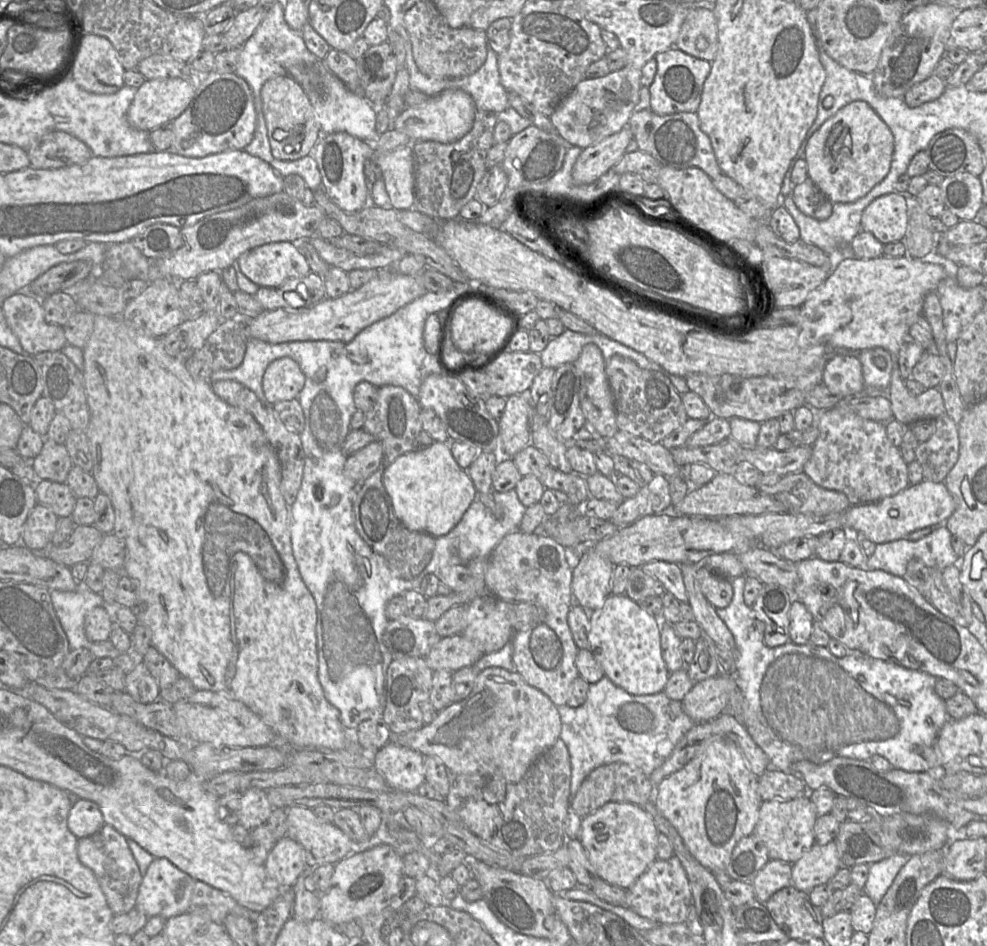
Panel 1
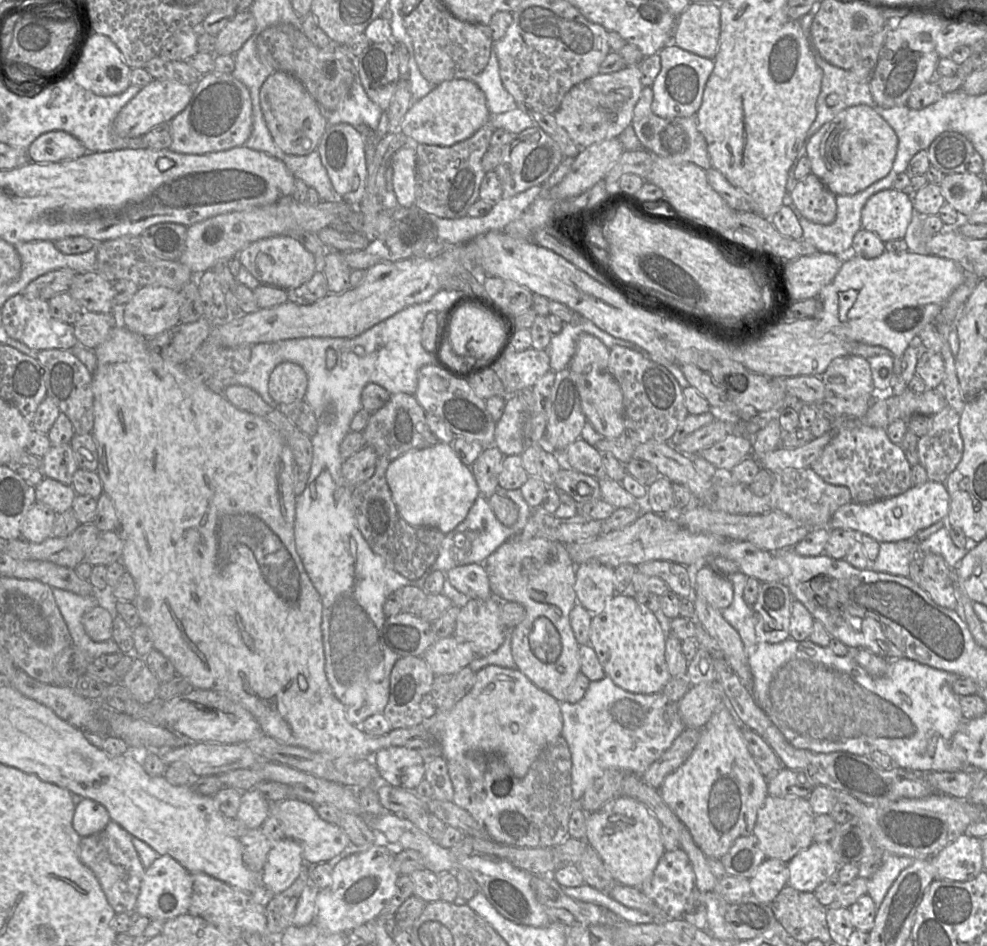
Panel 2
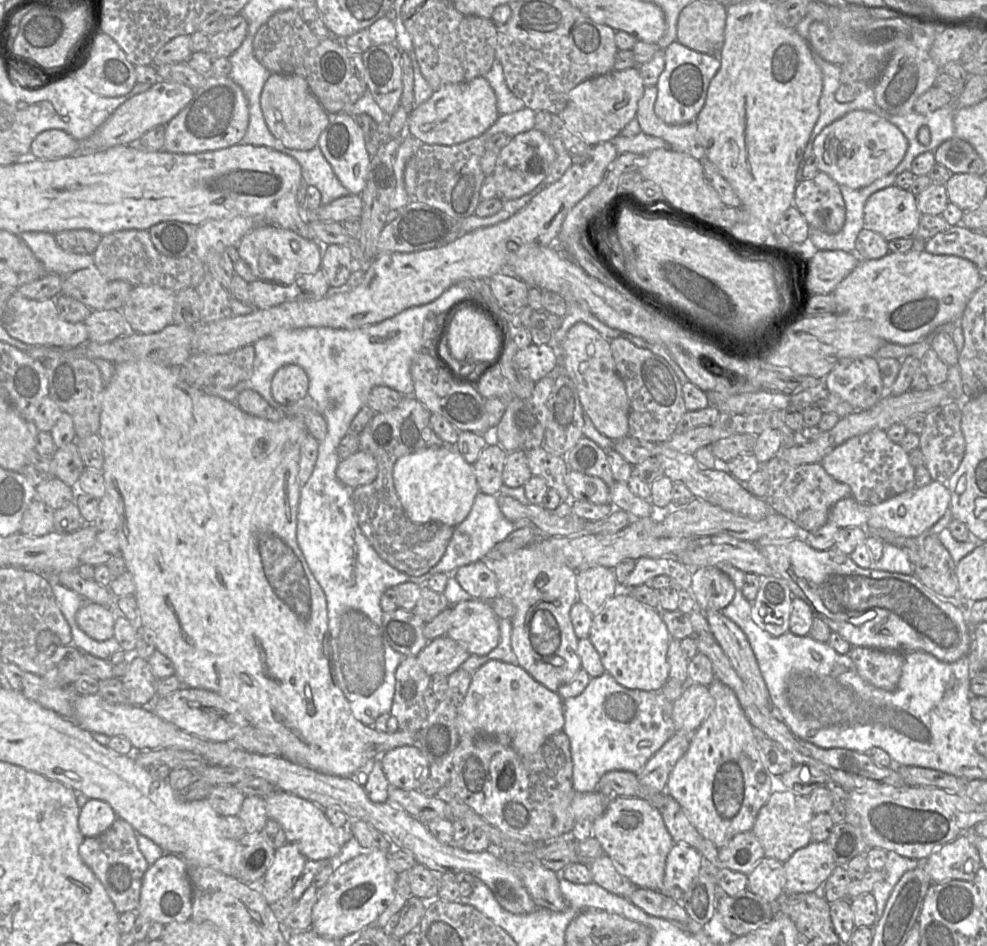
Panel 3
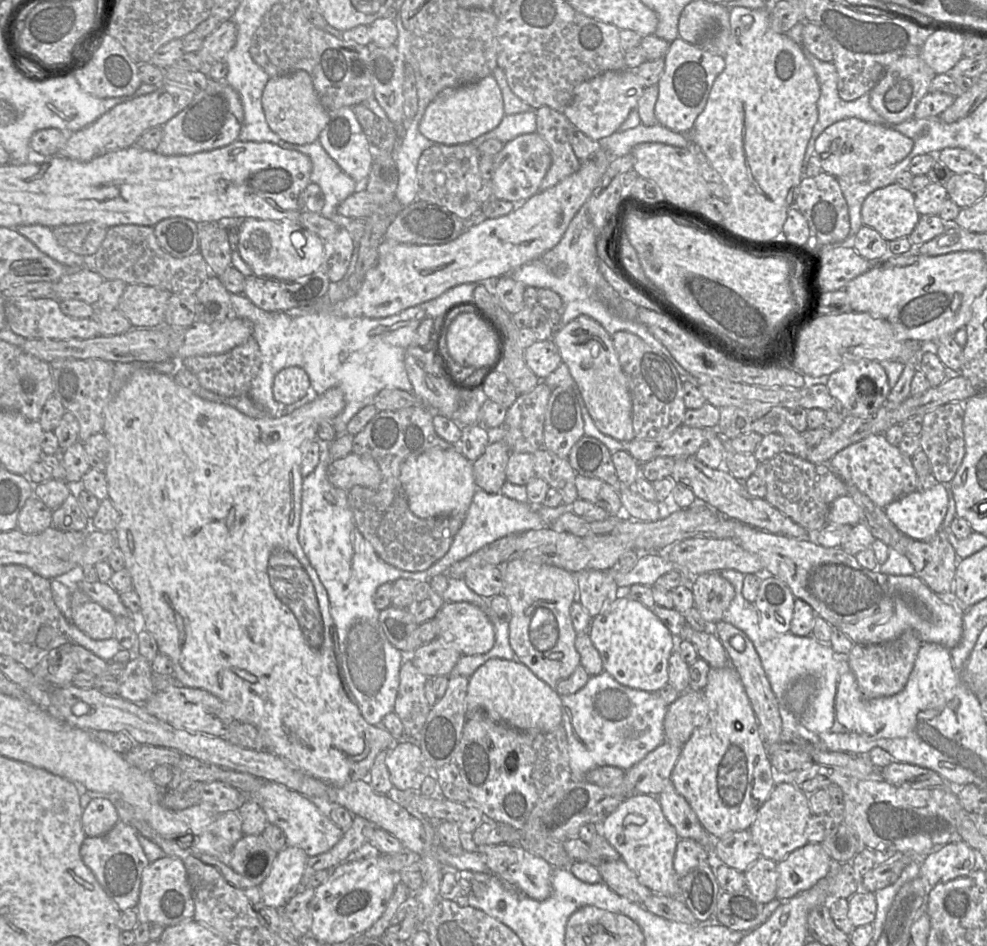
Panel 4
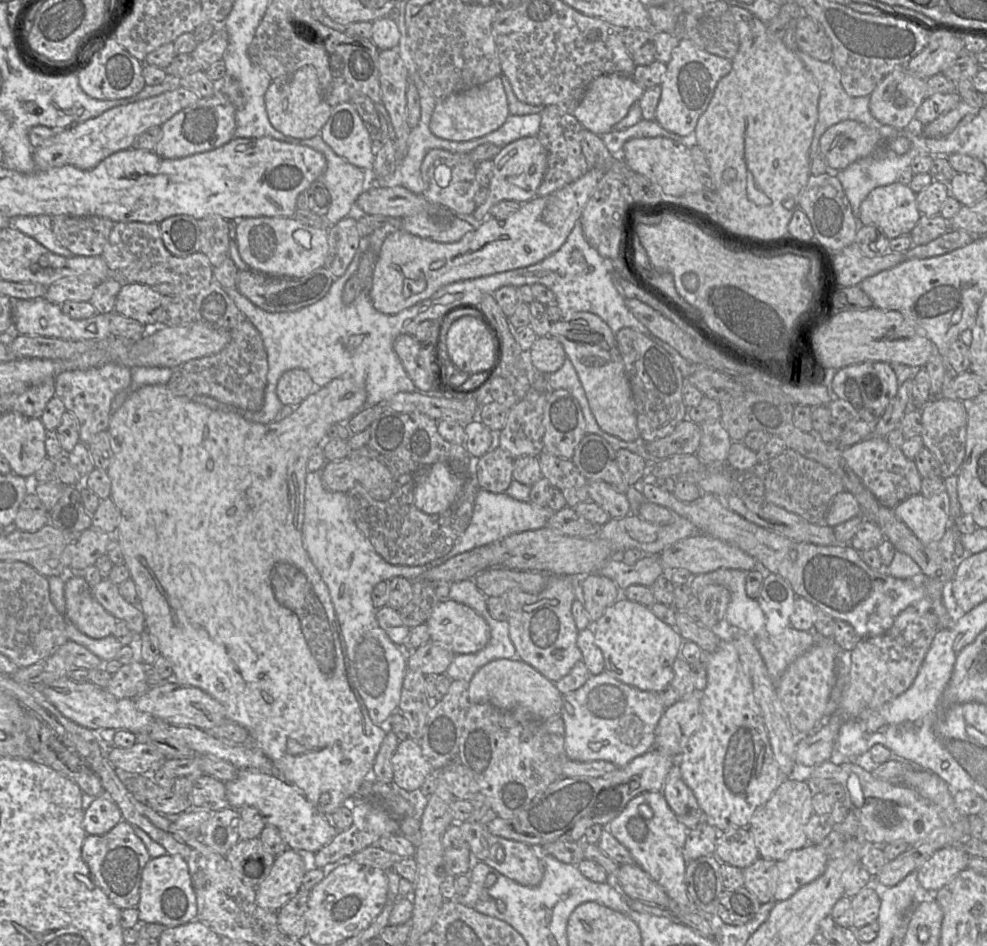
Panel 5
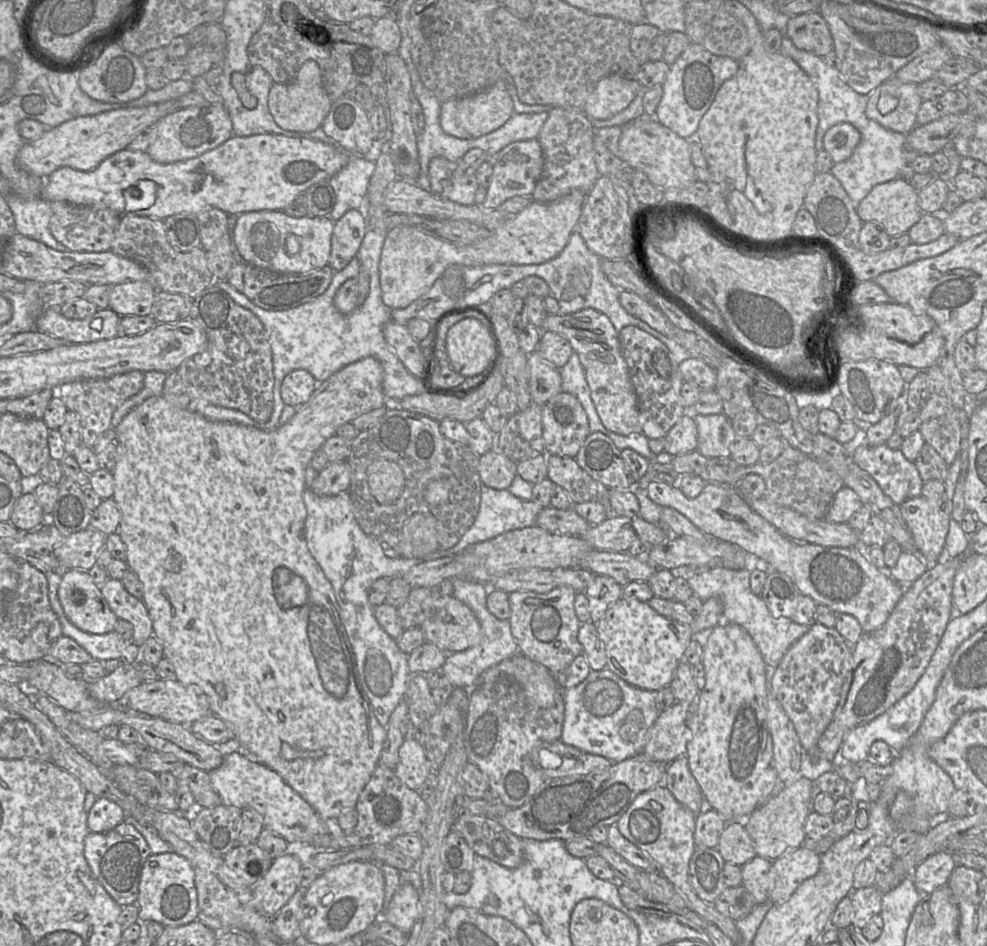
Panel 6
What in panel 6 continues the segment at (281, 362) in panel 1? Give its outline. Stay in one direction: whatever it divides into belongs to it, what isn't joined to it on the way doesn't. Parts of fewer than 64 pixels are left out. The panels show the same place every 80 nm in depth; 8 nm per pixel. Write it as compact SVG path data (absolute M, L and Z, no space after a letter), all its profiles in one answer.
M296 369L288 373L281 385L281 397L286 405L299 407L312 396L319 383L311 373L305 369Z

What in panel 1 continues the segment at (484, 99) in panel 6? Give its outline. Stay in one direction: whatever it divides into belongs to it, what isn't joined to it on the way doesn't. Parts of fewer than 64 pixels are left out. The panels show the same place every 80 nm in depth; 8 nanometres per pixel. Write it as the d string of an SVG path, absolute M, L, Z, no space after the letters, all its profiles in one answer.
M447 89L435 96L429 96L425 102L406 107L395 119L392 127L407 133L413 143L418 141L437 141L450 143L461 139L473 127L476 105L472 97L460 89Z

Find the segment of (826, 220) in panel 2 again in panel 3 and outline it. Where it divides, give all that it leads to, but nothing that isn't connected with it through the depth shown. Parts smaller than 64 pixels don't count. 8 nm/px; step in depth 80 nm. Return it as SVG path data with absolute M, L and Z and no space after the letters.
M824 172L797 183L794 206L811 229L827 234L839 232L845 223L845 203L840 185Z

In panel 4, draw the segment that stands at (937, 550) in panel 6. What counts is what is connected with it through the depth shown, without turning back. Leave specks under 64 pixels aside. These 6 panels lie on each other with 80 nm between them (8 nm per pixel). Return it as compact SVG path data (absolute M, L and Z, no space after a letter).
M937 483L925 492L912 492L884 508L904 535L917 541L931 540L942 529L948 508L947 488Z

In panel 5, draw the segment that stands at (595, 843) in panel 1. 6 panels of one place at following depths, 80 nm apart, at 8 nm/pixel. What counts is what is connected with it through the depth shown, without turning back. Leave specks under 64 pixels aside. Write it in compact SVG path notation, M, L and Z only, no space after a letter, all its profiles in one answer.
M662 791L644 792L637 795L628 802L624 810L616 818L602 827L608 830L623 846L630 851L634 859L634 864L641 867L664 889L670 899L677 903L680 911L700 915L708 921L711 916L715 915L700 911L694 905L687 893L687 886L685 883L687 863L683 857L683 848L689 829L678 821L674 812L667 804Z

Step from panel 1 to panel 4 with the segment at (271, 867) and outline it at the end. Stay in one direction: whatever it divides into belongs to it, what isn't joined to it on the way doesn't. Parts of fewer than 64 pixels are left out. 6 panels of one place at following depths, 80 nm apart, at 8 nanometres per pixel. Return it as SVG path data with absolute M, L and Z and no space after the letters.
M289 845L277 853L270 873L259 885L266 906L282 909L302 890L302 876L308 858L301 848Z

